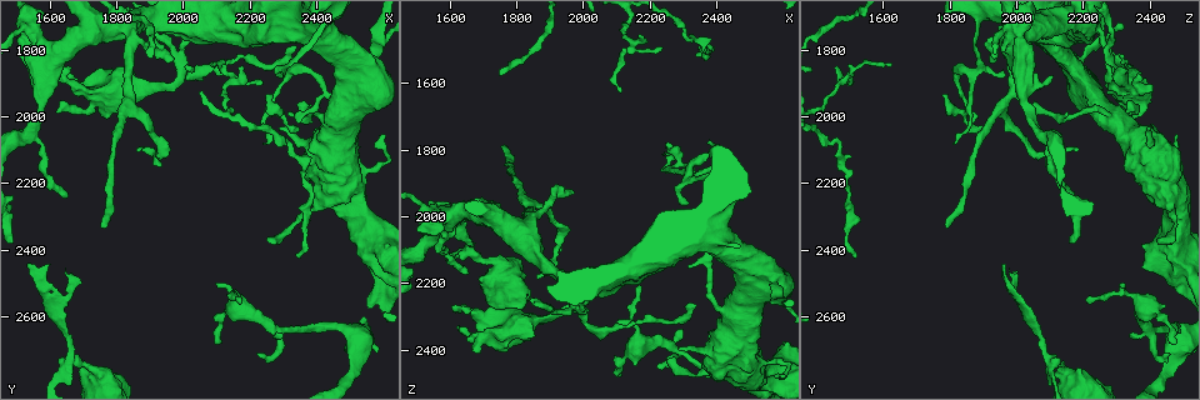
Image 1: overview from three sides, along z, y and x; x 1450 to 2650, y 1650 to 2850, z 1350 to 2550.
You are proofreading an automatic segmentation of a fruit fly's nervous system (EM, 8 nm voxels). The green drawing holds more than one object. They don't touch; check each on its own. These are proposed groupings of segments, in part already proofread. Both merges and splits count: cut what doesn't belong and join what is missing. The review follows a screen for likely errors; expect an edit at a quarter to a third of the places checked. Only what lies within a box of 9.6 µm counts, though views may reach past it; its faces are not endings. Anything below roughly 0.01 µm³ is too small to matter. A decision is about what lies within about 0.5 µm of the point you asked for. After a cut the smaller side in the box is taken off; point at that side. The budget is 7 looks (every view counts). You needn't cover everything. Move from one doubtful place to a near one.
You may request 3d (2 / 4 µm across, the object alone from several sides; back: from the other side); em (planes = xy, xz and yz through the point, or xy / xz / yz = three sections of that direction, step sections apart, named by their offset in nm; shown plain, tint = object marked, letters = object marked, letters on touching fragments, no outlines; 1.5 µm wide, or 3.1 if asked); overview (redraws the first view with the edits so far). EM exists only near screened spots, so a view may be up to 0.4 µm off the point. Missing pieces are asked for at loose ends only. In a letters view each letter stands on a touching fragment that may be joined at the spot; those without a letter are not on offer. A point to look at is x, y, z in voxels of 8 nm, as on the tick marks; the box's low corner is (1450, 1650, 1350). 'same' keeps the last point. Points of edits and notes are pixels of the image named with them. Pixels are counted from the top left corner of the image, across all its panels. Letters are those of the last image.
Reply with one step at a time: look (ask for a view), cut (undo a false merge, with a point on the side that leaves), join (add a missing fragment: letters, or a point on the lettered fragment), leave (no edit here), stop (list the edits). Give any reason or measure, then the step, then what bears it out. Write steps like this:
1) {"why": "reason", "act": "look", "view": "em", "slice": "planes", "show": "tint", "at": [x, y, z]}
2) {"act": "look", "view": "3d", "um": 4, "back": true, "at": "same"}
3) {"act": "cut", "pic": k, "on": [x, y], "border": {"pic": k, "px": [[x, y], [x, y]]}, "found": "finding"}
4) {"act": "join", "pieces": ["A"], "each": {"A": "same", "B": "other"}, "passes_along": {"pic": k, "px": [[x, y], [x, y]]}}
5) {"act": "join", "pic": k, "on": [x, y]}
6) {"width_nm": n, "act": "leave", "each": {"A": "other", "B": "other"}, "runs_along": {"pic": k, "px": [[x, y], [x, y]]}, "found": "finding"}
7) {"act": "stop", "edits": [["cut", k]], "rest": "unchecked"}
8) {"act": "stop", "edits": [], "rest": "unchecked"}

{"why": "tapers out", "act": "look", "view": "em", "slice": "xz", "step": 8, "show": "letters", "at": [1540, 2440, 1960]}

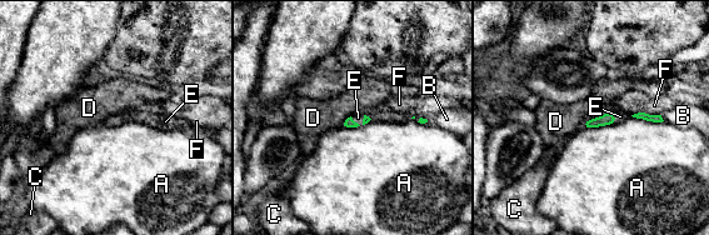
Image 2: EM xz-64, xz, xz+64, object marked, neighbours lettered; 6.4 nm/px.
{"act": "join", "pieces": ["E"], "each": {"A": "other", "B": "other", "C": "other", "D": "other", "E": "same", "F": "other"}, "found": "it goes on there"}

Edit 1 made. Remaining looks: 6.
{"why": "tapers out", "act": "look", "view": "em", "slice": "xy", "step": 8, "show": "letters", "at": [2170, 1850, 1450]}

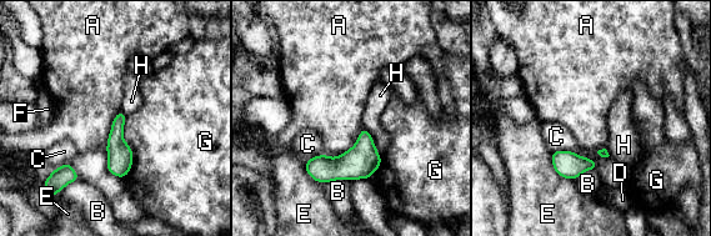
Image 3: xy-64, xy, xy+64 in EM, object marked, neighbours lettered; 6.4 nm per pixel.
{"act": "look", "view": "em", "slice": "planes", "show": "letters", "at": "same"}

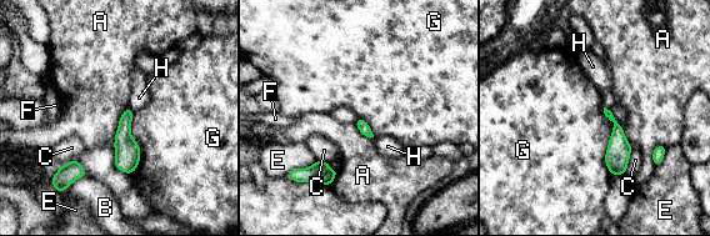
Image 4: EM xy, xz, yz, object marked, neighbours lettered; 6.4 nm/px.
{"act": "leave", "each": {"A": "other", "B": "other", "C": "other", "E": "other", "F": "other", "G": "other", "H": "other"}, "border": {"pic": 4, "px": [[604, 106], [611, 174]]}, "found": "none of them fits"}

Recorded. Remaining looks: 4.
{"why": "branch stops here", "act": "look", "view": "em", "slice": "xy", "step": 4, "show": "letters", "at": [1970, 1820, 1930]}

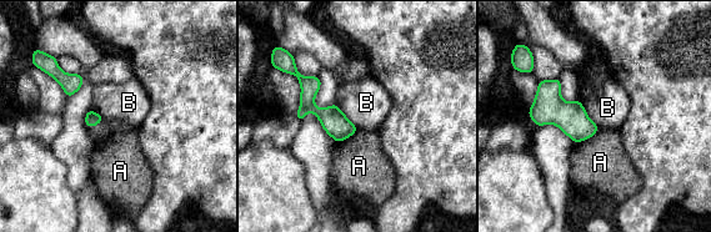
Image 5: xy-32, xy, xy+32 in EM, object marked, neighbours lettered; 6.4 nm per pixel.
{"act": "leave", "each": {"A": "other", "B": "other"}, "border": {"pic": 5, "px": [[579, 99], [586, 114], [600, 127]]}, "found": "none of them fits"}

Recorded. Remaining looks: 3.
{"act": "stop", "edits": [["join", 2]], "rest": "unchecked"}

